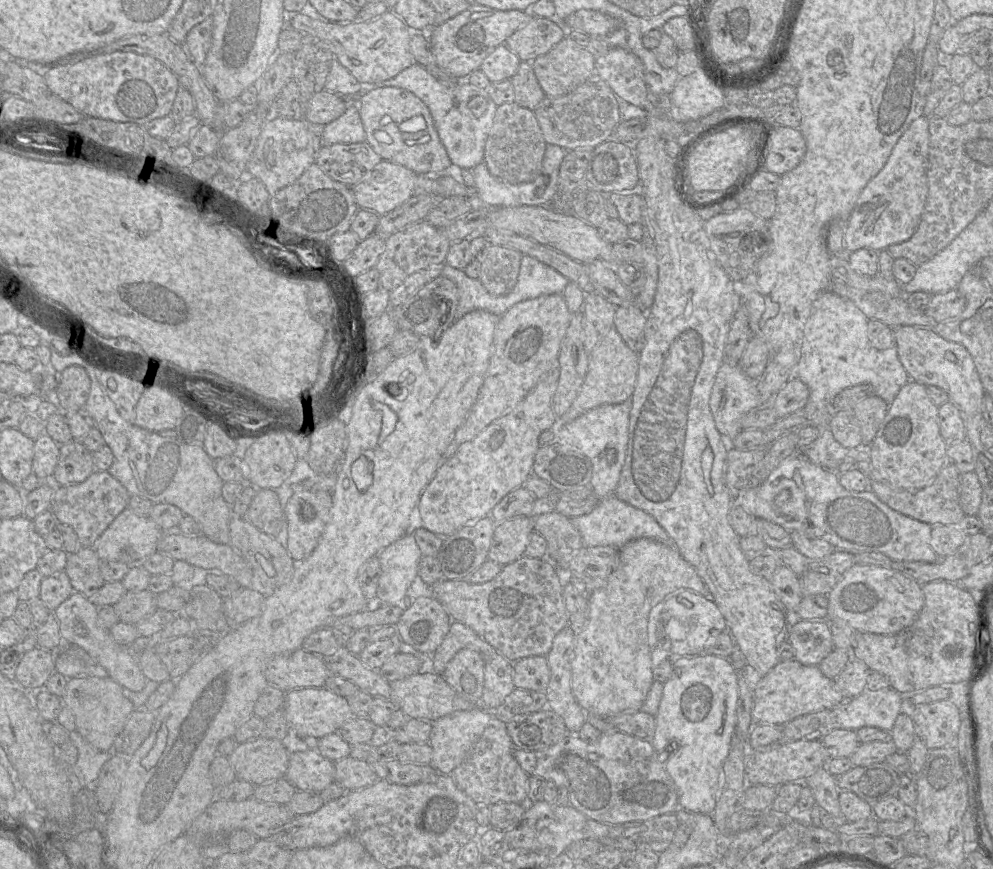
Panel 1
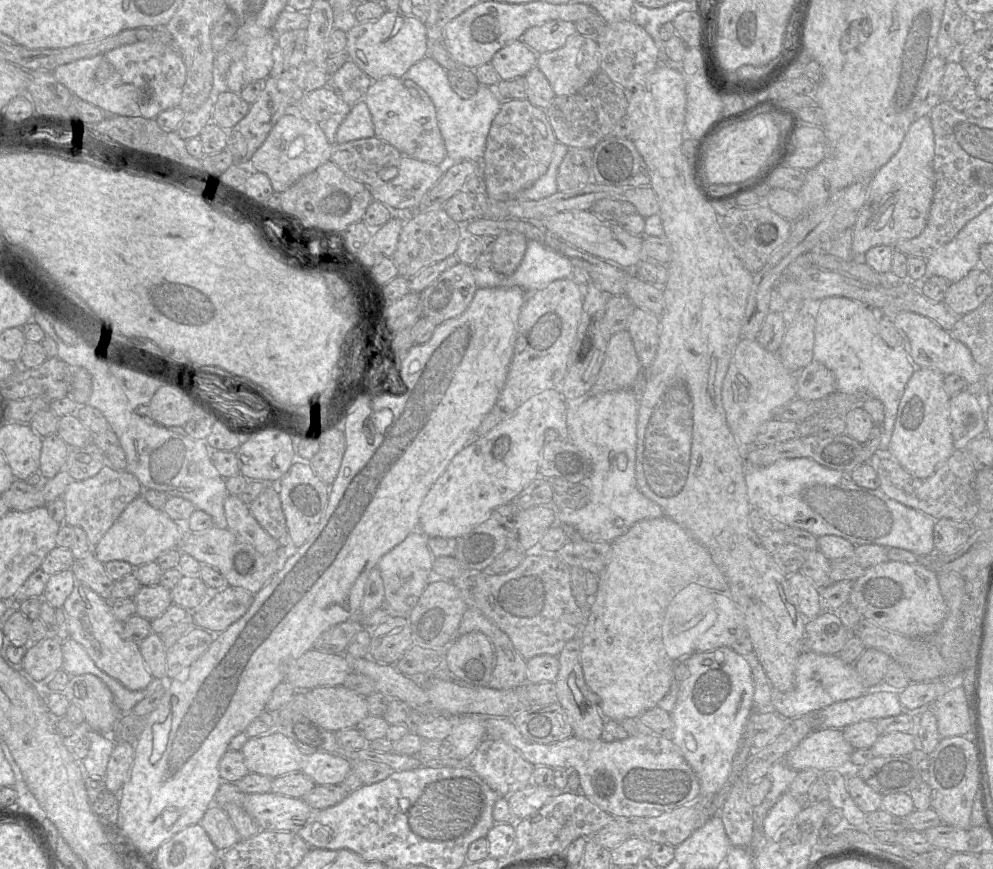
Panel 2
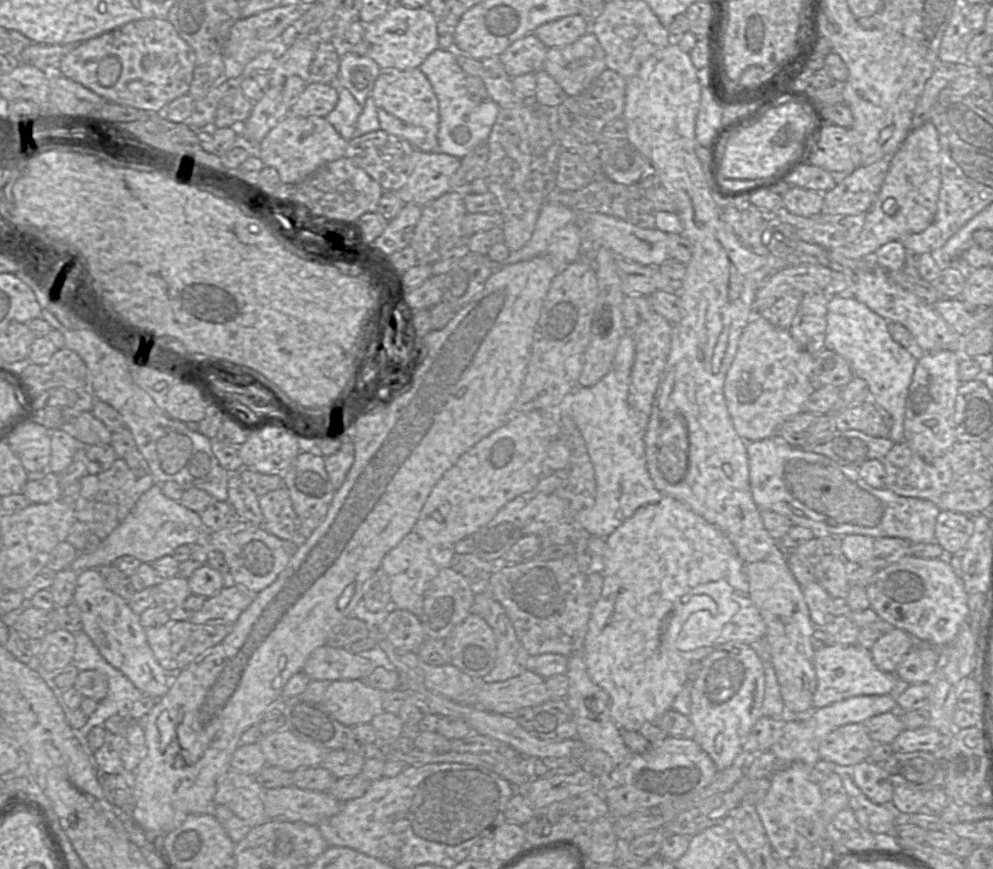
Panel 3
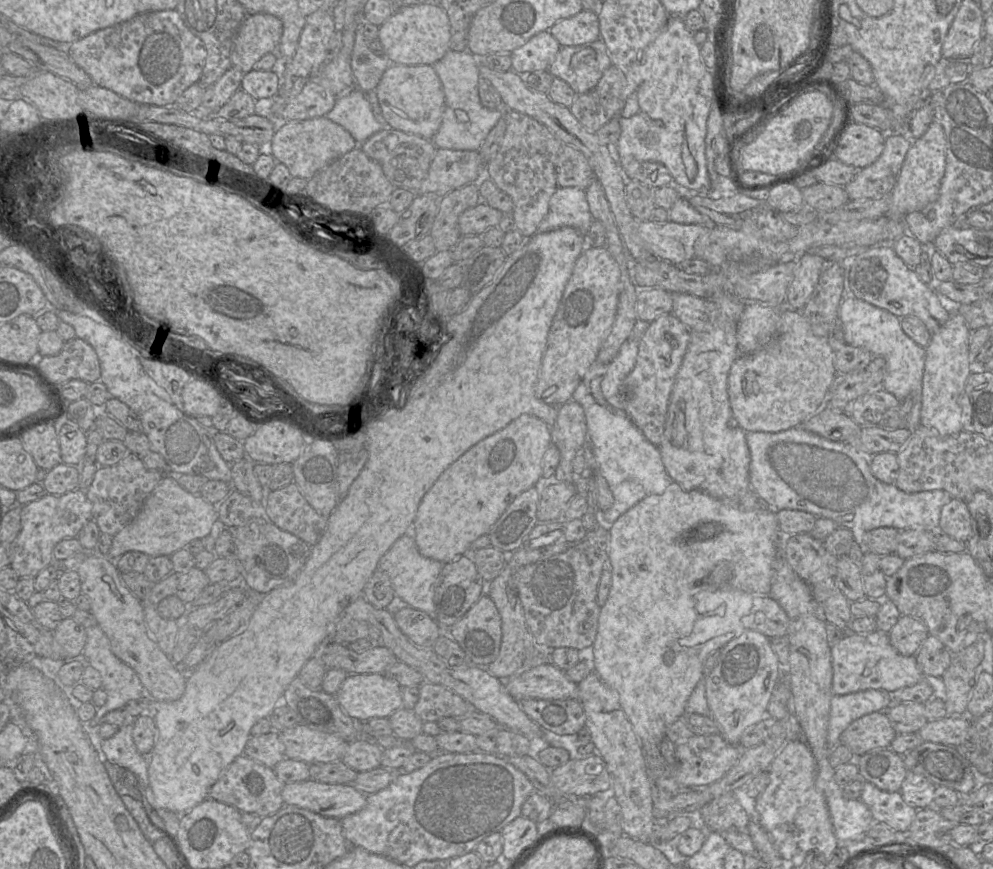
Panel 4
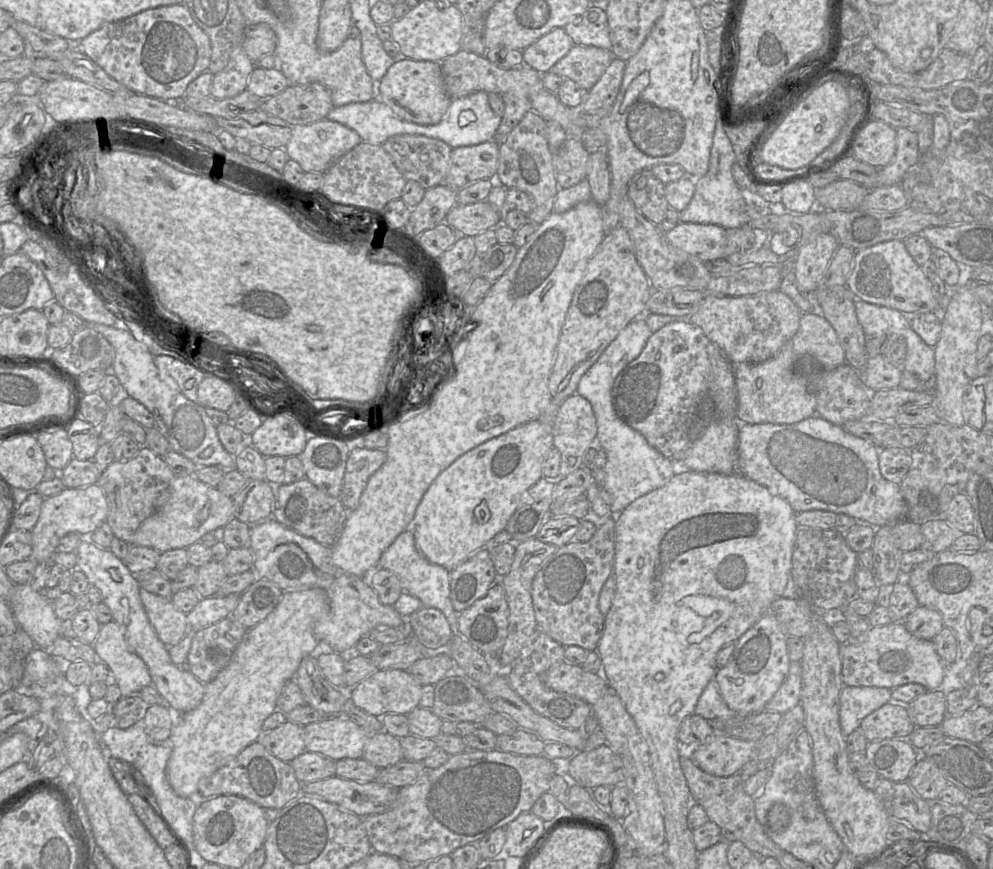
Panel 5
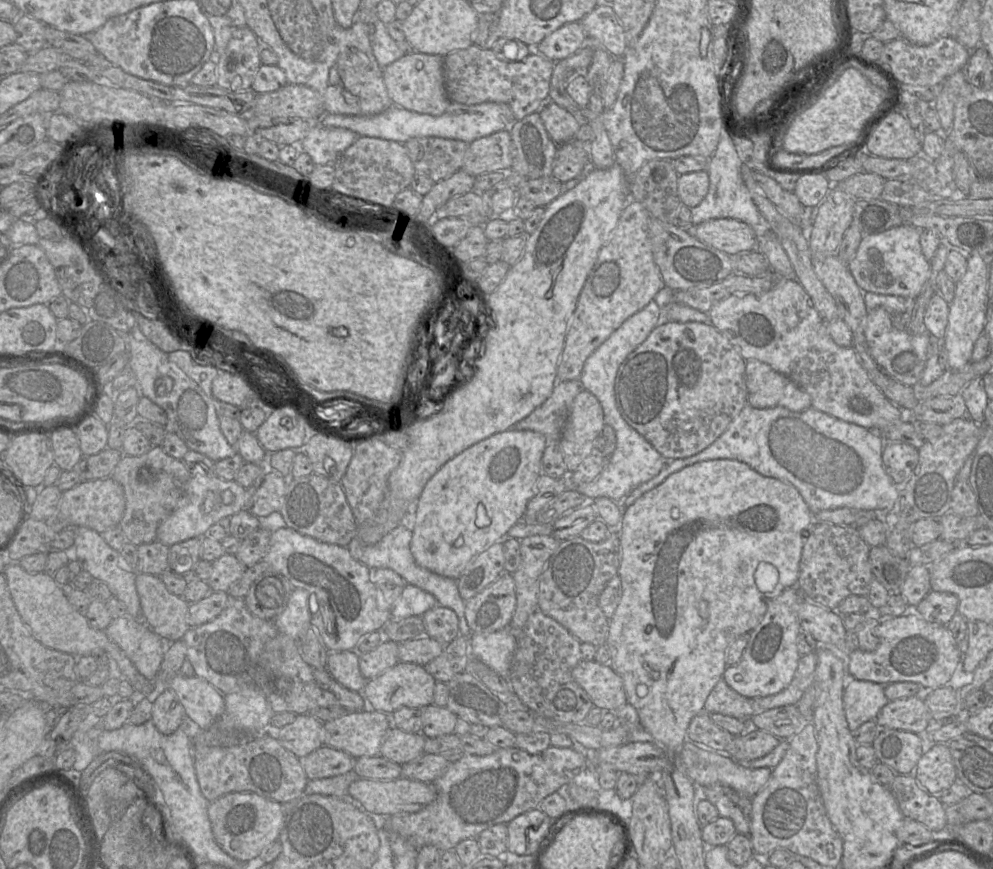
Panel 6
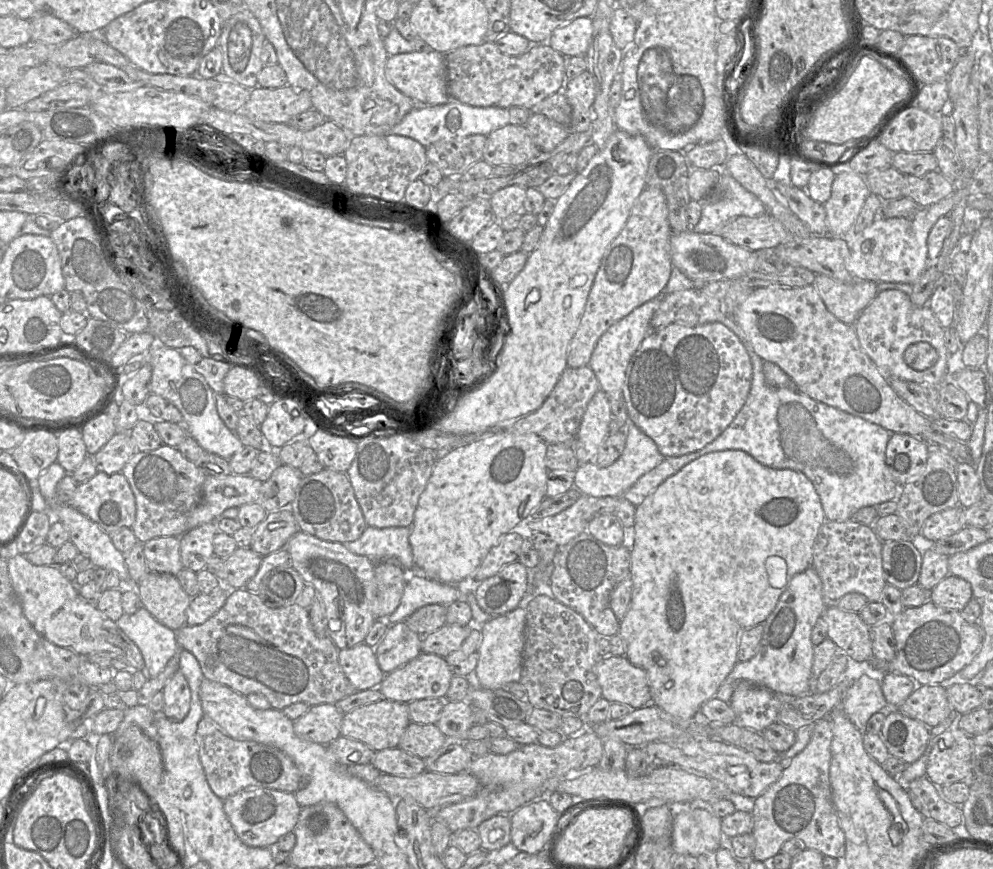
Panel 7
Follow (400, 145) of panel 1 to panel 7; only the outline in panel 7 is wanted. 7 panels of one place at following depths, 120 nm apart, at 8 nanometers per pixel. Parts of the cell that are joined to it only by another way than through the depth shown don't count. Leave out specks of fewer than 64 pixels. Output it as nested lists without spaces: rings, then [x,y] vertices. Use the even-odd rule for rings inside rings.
[[[435,50],[395,54],[388,57],[385,72],[390,82],[418,105],[440,105],[450,100],[446,84],[445,54]]]

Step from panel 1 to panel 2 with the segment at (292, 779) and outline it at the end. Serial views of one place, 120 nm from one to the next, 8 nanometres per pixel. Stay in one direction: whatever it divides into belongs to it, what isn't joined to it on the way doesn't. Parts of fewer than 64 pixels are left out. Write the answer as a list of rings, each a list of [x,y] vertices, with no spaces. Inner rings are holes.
[[[328,753],[308,755],[307,763],[301,771],[316,785],[339,785],[352,772],[348,759]]]

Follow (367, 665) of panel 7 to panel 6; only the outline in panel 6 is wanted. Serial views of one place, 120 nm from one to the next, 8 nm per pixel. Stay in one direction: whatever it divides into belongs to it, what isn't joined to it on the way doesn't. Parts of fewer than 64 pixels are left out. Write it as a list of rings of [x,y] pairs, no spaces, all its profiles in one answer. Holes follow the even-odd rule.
[[[356,650],[330,651],[327,670],[345,688],[361,693],[366,680],[359,668],[359,653]]]

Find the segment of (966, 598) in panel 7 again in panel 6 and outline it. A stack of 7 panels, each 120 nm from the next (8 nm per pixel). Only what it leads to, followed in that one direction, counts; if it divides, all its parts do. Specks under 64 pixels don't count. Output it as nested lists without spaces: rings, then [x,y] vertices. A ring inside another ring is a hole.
[[[929,592],[915,607],[908,613],[916,613],[925,621],[946,626],[958,613],[959,599],[949,592]]]

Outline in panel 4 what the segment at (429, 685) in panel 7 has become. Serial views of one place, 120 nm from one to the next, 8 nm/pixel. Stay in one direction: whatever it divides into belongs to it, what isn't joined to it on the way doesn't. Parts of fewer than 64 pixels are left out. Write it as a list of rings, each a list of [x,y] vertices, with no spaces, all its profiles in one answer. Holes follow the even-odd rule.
[[[351,674],[341,684],[335,697],[344,712],[351,718],[367,721],[371,718],[388,718],[403,708],[402,687],[385,674]]]

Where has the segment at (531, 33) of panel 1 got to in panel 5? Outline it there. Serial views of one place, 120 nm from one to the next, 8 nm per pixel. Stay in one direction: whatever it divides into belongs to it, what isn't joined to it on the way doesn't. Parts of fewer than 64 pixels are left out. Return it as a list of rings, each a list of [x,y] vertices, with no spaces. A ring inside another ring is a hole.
[[[590,6],[584,13],[567,23],[563,29],[574,45],[595,46],[611,50],[609,26],[606,12]]]

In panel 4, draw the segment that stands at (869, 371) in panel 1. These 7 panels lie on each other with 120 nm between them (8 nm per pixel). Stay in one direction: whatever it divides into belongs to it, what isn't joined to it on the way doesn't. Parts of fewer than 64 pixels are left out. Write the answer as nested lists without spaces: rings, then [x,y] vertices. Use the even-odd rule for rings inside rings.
[[[857,297],[841,301],[839,307],[839,325],[842,330],[844,343],[866,349],[874,357],[883,357],[886,360],[887,371],[882,381],[882,388],[893,394],[899,401],[904,400],[908,396],[912,397],[913,406],[911,411],[906,415],[905,428],[914,431],[920,426],[922,380],[926,348],[918,345],[905,334],[898,316]]]

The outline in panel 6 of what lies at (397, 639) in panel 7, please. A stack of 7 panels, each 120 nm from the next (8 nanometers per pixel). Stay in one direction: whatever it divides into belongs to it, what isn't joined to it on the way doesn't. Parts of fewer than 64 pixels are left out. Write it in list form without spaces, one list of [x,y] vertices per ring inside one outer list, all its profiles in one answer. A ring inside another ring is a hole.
[[[388,639],[369,652],[359,653],[360,672],[366,680],[377,677],[398,662],[398,643]]]

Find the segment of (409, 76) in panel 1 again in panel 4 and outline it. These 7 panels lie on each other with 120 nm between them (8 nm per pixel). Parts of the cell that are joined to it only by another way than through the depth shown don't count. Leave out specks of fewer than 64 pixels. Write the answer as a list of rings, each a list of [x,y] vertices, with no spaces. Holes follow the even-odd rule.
[[[448,50],[447,53],[432,66],[437,73],[445,94],[445,110],[442,123],[431,139],[437,149],[479,150],[483,141],[505,115],[505,108],[488,109],[480,101],[478,93],[480,59],[465,51]]]

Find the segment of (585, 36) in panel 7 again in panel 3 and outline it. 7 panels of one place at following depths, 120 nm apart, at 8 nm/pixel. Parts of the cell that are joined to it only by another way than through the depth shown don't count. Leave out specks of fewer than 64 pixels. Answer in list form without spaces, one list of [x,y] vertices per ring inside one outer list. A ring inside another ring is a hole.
[[[527,34],[507,47],[499,58],[506,74],[516,77],[541,70],[548,49],[534,34]]]

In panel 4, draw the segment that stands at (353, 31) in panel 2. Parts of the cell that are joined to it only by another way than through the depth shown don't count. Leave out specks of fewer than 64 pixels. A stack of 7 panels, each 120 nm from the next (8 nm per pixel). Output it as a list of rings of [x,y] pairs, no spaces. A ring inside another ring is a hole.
[[[437,1],[408,5],[379,26],[378,40],[391,64],[433,65],[450,50],[450,22]]]

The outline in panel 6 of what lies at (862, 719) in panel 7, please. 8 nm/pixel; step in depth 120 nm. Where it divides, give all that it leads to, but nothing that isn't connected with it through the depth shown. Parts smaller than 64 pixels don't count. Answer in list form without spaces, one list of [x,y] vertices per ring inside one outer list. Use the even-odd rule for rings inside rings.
[[[857,679],[848,681],[843,692],[843,708],[849,729],[853,732],[865,722],[875,720],[888,702],[884,685]]]

